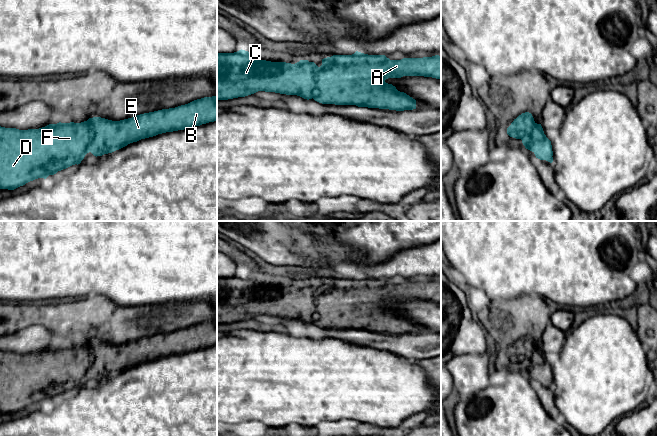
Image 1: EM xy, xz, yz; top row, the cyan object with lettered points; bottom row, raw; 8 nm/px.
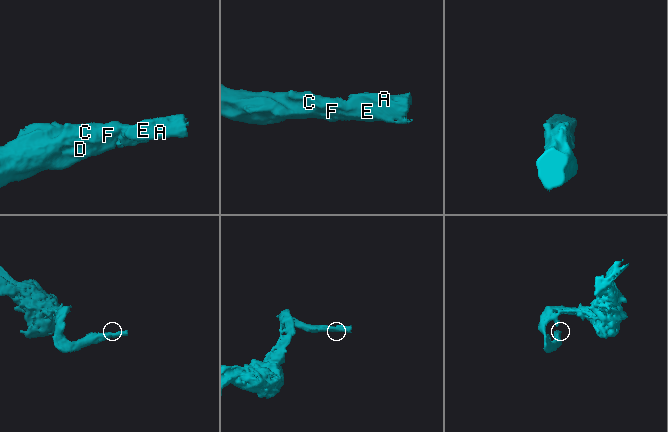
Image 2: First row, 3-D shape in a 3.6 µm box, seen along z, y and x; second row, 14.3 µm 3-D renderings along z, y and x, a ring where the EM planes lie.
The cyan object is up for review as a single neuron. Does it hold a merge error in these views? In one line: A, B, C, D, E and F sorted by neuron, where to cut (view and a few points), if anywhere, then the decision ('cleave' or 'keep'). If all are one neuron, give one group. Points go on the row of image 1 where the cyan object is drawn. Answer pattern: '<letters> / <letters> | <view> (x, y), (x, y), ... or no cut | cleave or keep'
A B C D E F | no cut | keep

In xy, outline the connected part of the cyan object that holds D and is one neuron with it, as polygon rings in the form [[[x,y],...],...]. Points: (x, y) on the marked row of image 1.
[[[217,96],[204,97],[175,108],[144,113],[120,121],[93,117],[81,123],[59,122],[28,130],[0,126],[0,189],[14,190],[35,179],[46,179],[58,171],[80,164],[89,152],[96,157],[102,156],[141,139],[214,121],[217,121]]]

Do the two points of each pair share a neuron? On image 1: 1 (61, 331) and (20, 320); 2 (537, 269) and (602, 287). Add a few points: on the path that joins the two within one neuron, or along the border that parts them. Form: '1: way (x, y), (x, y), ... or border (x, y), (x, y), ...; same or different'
1: way (51, 321), (48, 318), (30, 318); same
2: way (553, 269), (584, 269), (586, 271); same

